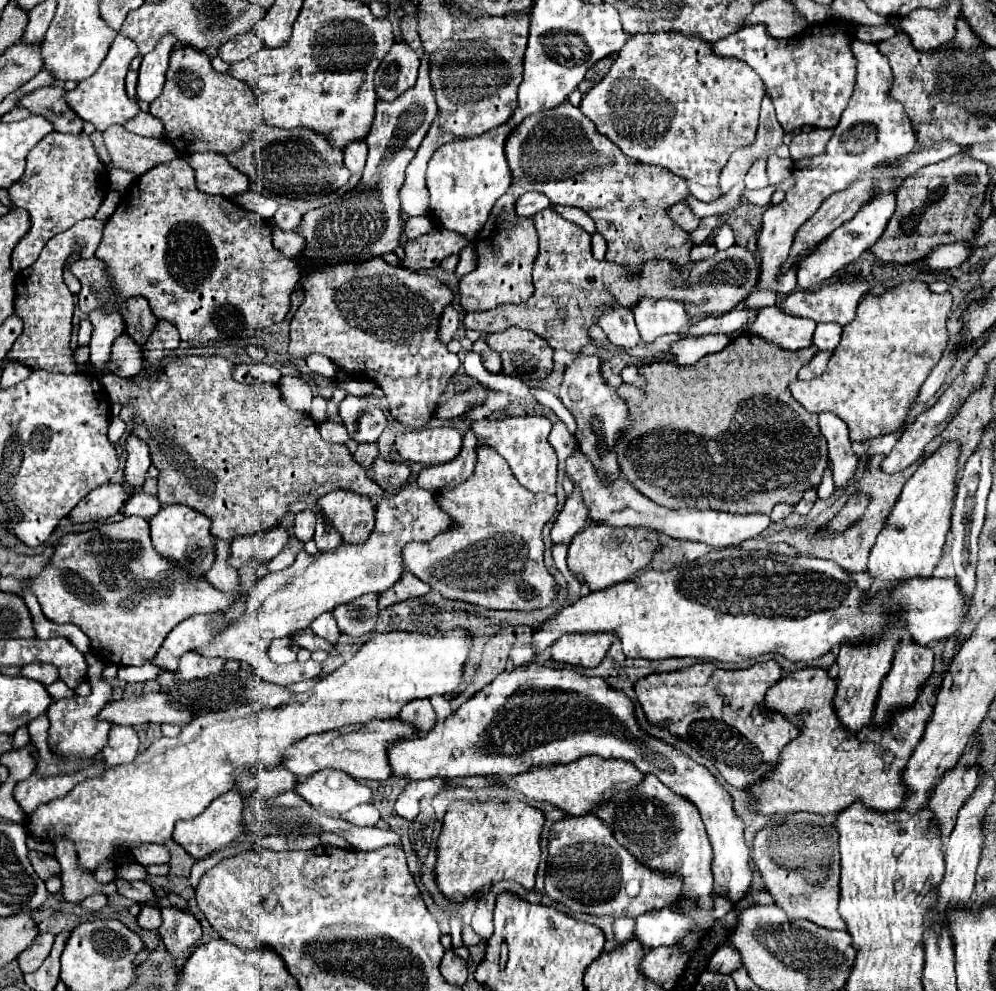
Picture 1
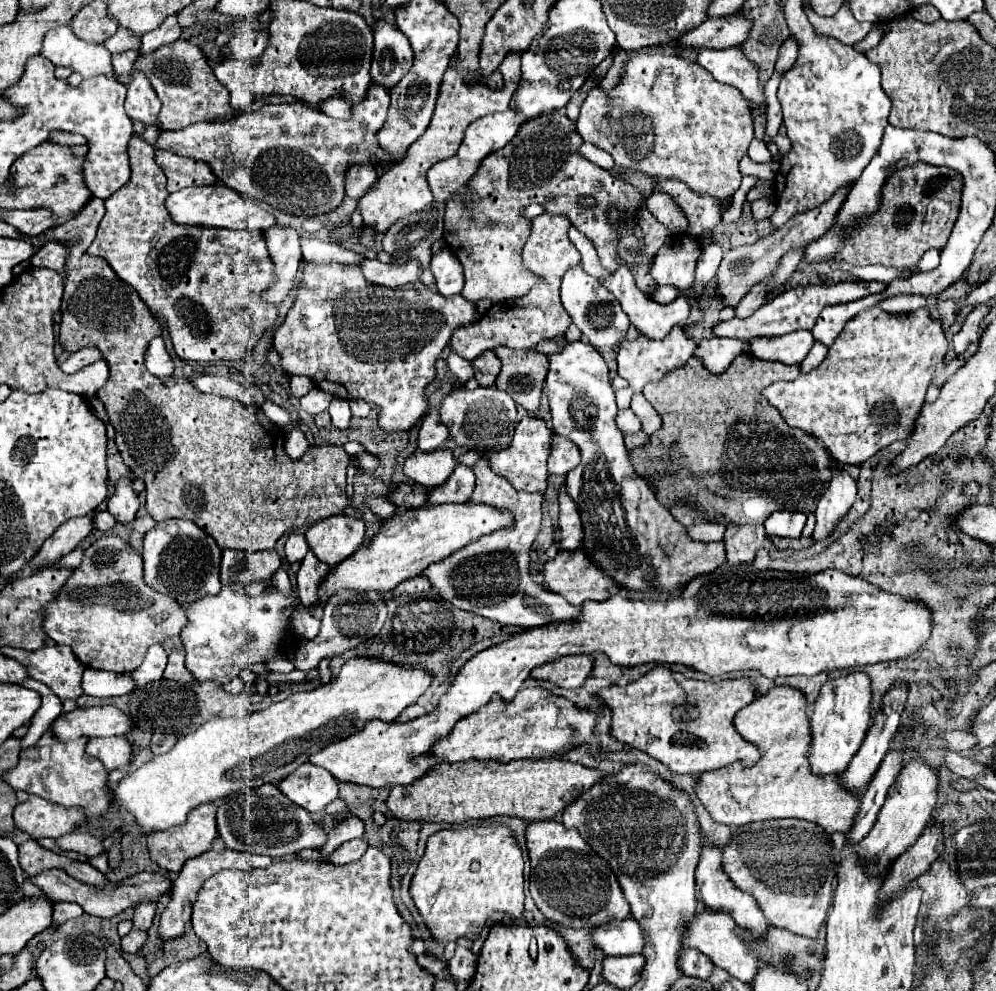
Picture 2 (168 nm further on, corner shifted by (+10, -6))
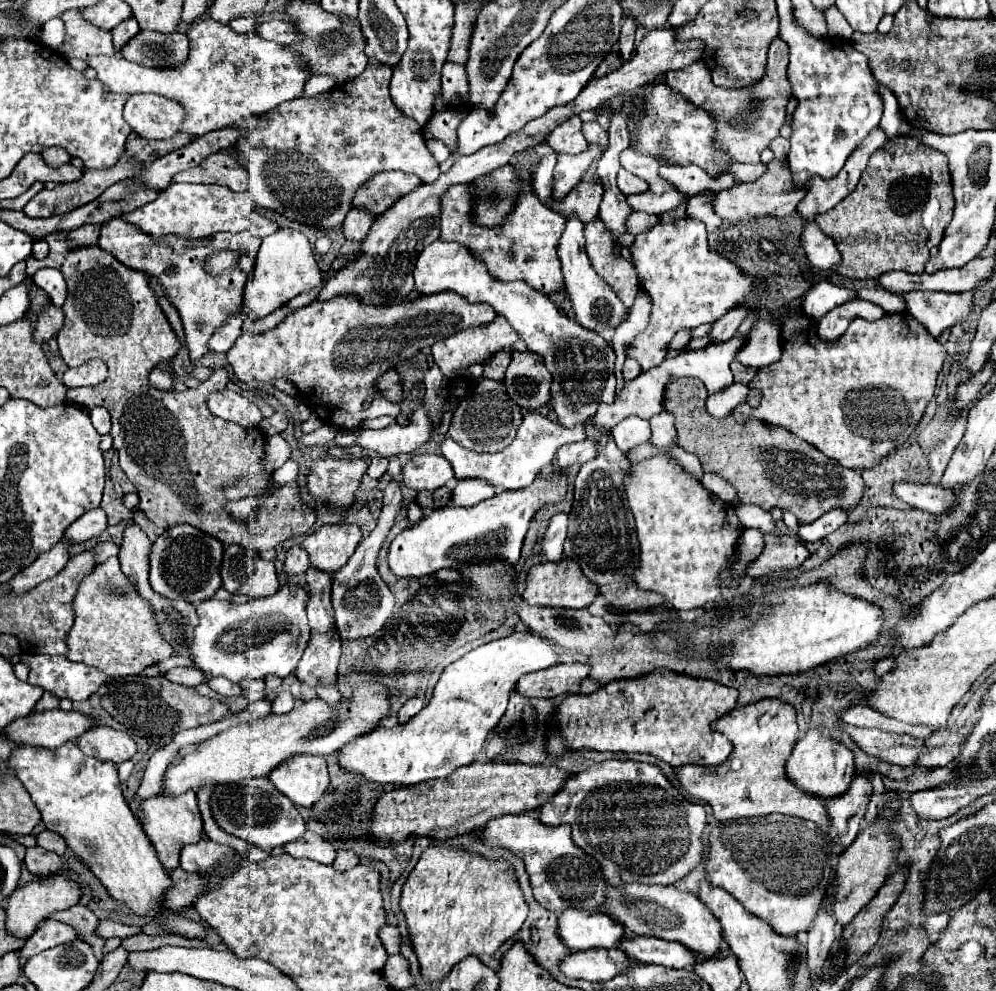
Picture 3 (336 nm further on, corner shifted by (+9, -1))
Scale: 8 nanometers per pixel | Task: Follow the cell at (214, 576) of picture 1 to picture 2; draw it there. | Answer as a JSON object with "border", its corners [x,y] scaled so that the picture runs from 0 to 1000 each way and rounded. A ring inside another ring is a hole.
{"border":[[[231,588],[223,590],[221,598],[205,600],[203,604],[191,608],[187,621],[189,631],[183,635],[183,647],[187,655],[187,673],[199,685],[211,685],[219,689],[229,689],[233,683],[239,683],[243,675],[253,669],[261,669],[275,661],[279,649],[289,645],[291,637],[283,629],[281,615],[297,608],[297,600],[291,598],[263,598],[259,602],[251,602],[247,598],[247,590]],[[253,643],[253,653],[243,655],[241,651]]]}

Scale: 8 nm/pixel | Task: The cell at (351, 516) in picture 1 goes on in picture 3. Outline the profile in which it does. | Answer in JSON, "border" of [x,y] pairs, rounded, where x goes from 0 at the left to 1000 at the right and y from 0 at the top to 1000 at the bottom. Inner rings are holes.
{"border":[[[326,529],[310,539],[302,553],[310,559],[312,573],[336,579],[354,561],[362,547],[362,535],[356,529]]]}

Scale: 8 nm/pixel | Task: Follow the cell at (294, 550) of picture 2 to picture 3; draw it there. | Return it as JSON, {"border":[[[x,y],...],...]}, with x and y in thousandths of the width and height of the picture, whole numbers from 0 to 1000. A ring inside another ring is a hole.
{"border":[[[294,551],[294,553],[288,557],[284,577],[286,577],[288,581],[302,581],[302,579],[308,577],[308,573],[310,573],[308,557],[304,557],[300,551]]]}

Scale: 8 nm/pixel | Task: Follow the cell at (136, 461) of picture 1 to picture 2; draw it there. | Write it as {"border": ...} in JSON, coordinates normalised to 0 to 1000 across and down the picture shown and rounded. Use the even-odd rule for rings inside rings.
{"border":[[[133,479],[131,481],[120,481],[114,499],[108,504],[108,516],[116,522],[120,528],[131,528],[137,522],[137,516],[141,512],[139,497],[133,493]]]}

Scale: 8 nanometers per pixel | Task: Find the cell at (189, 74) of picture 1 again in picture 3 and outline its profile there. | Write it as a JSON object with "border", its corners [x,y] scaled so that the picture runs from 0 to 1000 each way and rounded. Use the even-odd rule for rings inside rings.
{"border":[[[152,30],[138,32],[128,46],[121,48],[121,59],[140,63],[142,67],[180,67],[190,52],[190,40],[182,32],[160,34]]]}

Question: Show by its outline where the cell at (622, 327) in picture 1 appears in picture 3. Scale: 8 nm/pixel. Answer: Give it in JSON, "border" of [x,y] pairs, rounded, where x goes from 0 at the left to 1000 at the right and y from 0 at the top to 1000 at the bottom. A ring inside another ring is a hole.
{"border":[[[569,218],[565,238],[561,242],[561,260],[565,266],[565,279],[567,279],[567,289],[571,293],[571,301],[579,319],[579,325],[595,335],[605,335],[609,331],[619,331],[626,325],[626,307],[621,307],[621,301],[605,283],[601,283],[601,276],[593,272],[593,264],[589,262],[587,256],[587,240],[585,240],[585,230],[587,226],[577,218]]]}

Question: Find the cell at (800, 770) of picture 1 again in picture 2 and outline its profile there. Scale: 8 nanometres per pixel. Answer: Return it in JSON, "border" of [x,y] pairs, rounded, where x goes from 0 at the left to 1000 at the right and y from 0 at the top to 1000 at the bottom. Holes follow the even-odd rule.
{"border":[[[775,693],[739,719],[737,734],[749,748],[763,754],[765,766],[753,774],[737,770],[701,784],[701,804],[717,828],[741,835],[755,828],[799,824],[815,828],[831,841],[851,841],[855,837],[855,828],[863,816],[861,802],[843,792],[843,782],[817,782],[813,776],[811,758],[815,738],[809,711],[803,695]]]}

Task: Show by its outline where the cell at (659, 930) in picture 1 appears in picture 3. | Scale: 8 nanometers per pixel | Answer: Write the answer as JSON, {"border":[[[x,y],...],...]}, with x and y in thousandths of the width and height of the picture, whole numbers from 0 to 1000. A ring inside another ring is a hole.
{"border":[[[569,916],[559,928],[559,945],[571,959],[619,957],[626,934],[605,920]]]}

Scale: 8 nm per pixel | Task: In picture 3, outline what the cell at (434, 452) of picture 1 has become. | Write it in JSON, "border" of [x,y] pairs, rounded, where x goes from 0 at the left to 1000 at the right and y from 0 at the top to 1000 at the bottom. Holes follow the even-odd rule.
{"border":[[[441,458],[415,460],[405,472],[405,488],[417,496],[439,494],[455,484],[453,470]]]}

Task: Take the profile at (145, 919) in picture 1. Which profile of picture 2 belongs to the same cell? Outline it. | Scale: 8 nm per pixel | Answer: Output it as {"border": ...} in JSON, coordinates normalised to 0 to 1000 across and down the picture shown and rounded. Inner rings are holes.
{"border":[[[133,937],[129,943],[122,946],[122,958],[129,960],[129,962],[137,962],[141,960],[141,956],[147,952],[147,939],[141,939],[141,937]]]}

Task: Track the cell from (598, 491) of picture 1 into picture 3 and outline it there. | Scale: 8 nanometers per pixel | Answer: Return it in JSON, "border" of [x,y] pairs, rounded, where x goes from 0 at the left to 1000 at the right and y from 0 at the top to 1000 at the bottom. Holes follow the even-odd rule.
{"border":[[[561,517],[551,525],[547,539],[543,541],[543,561],[549,567],[565,565],[565,547],[569,541],[569,519]]]}

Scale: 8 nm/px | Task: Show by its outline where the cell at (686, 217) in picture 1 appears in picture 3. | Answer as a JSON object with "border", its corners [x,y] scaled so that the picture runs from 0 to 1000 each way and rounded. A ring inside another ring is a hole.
{"border":[[[634,214],[628,222],[628,230],[632,236],[644,236],[656,226],[662,226],[662,220],[658,216],[646,216],[646,214]]]}

